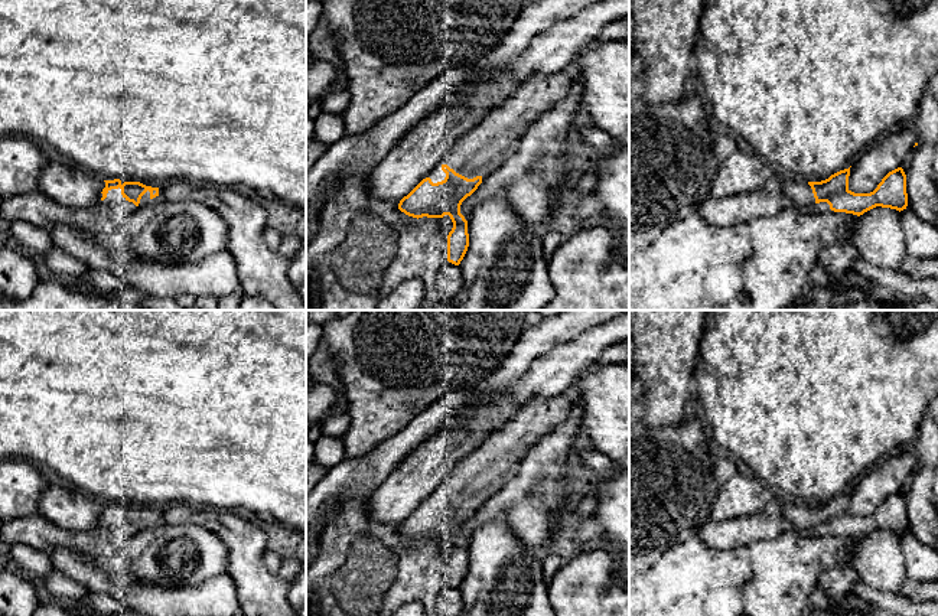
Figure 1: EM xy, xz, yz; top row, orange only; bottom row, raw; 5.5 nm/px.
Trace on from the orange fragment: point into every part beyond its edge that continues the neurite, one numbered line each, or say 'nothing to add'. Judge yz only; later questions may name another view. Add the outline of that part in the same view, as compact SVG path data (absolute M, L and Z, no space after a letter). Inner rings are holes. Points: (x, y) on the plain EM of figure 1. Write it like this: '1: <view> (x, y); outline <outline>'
1: yz (798, 515); outline M784 502L784 515L791 528L798 532L812 529L815 527L811 509L802 502Z

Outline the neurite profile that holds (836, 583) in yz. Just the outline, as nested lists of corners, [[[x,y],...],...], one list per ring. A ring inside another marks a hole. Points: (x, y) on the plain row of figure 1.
[[[849,567],[834,568],[831,571],[825,571],[820,576],[817,584],[812,587],[808,607],[818,610],[838,610],[833,609],[831,603],[837,597],[844,597],[851,594],[850,587],[859,578]]]

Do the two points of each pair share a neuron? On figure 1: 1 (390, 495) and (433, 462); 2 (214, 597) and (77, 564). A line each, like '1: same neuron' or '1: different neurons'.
1: same neuron
2: same neuron

